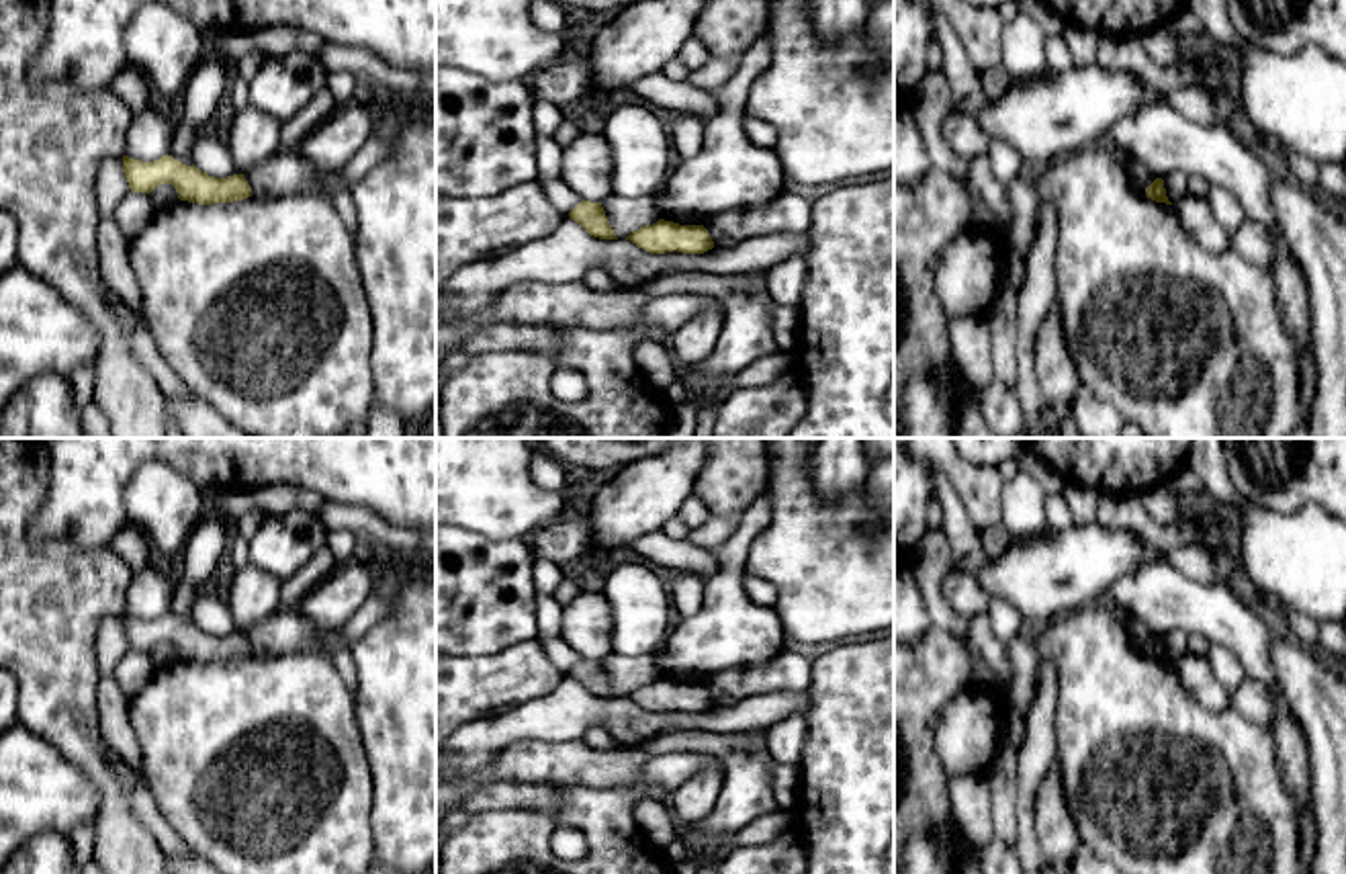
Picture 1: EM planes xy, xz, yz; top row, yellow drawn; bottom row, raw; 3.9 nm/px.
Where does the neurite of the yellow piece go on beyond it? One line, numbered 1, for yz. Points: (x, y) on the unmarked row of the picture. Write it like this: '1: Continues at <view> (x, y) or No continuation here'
1: No continuation here

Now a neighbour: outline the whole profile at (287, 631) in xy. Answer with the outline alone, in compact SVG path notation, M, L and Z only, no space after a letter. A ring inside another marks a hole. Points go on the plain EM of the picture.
M278 608L268 618L252 624L243 637L254 655L325 653L333 657L348 649L338 628L323 628L299 610Z

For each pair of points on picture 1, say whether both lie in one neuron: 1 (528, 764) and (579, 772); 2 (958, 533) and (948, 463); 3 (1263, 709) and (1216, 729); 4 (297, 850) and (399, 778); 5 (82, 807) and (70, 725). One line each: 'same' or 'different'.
1: same
2: different
3: different
4: different
5: different

